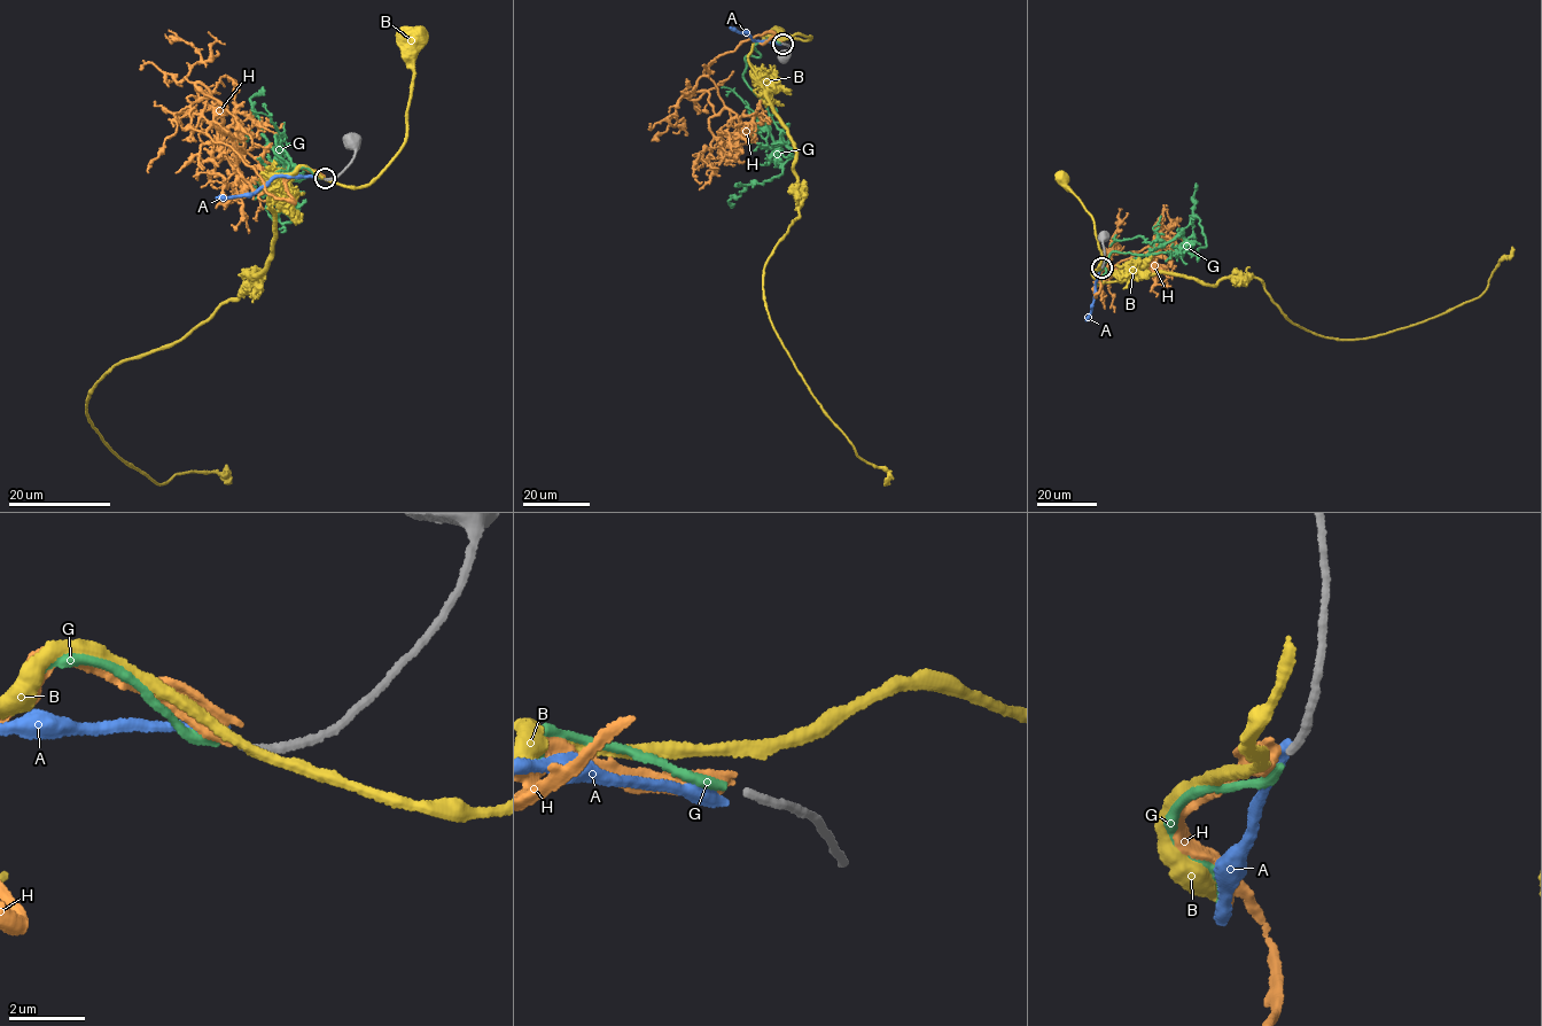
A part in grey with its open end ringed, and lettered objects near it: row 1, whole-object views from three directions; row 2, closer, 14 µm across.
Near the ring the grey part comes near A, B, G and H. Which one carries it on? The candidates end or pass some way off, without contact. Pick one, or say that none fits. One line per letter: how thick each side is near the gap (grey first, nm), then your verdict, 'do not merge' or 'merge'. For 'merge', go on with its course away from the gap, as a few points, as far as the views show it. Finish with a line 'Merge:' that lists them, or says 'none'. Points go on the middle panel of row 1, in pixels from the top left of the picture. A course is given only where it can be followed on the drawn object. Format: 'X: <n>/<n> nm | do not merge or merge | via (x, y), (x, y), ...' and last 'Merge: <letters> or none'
A: 200/360 nm | do not merge
B: 200/280 nm | do not merge
G: 200/280 nm | merge | via (780, 43), (755, 45), (760, 55), (745, 57), (742, 74), (791, 157), (731, 207)
H: 200/320 nm | do not merge
Merge: G

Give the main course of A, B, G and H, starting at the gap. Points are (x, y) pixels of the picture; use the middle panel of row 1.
A: (780, 44), (753, 40), (748, 33), (730, 28)
B: (781, 40), (796, 35), (812, 38), (805, 41), (780, 32), (776, 33)
G: (780, 43), (755, 45), (760, 55), (745, 57), (742, 74), (791, 157), (731, 207)
H: (781, 43), (763, 44), (768, 31), (705, 70), (715, 114), (706, 91), (687, 98), (702, 65)

